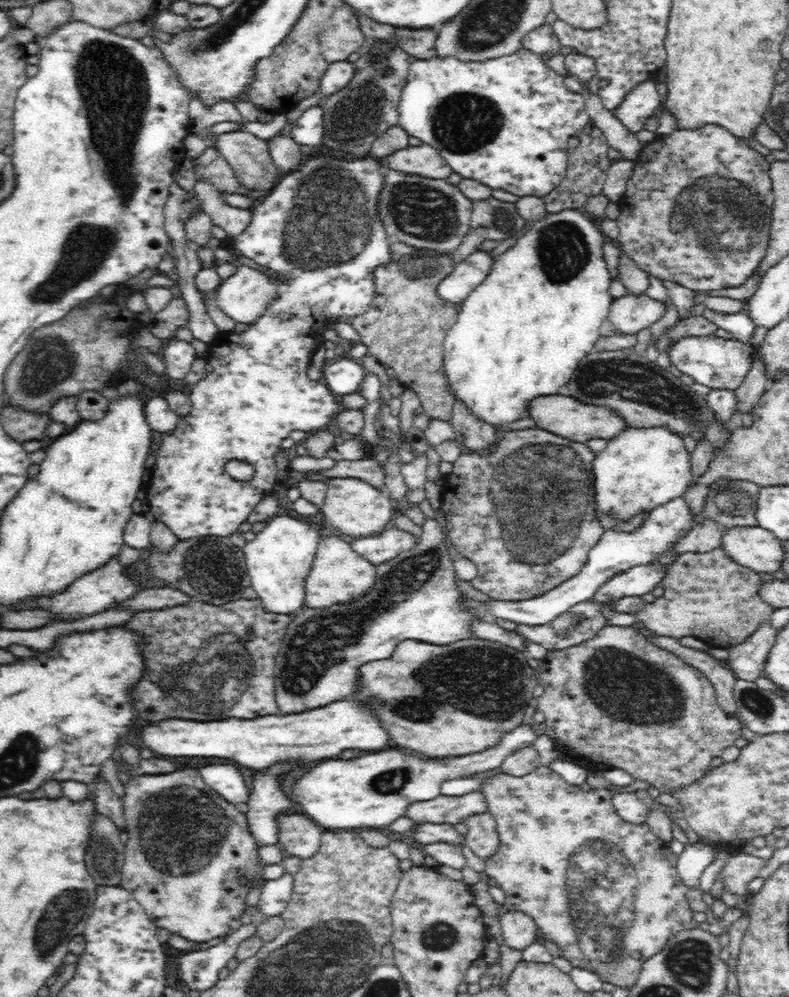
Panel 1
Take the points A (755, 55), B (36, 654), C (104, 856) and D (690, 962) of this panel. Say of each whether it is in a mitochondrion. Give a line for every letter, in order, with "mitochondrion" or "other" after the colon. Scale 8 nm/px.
A: other
B: other
C: mitochondrion
D: mitochondrion

